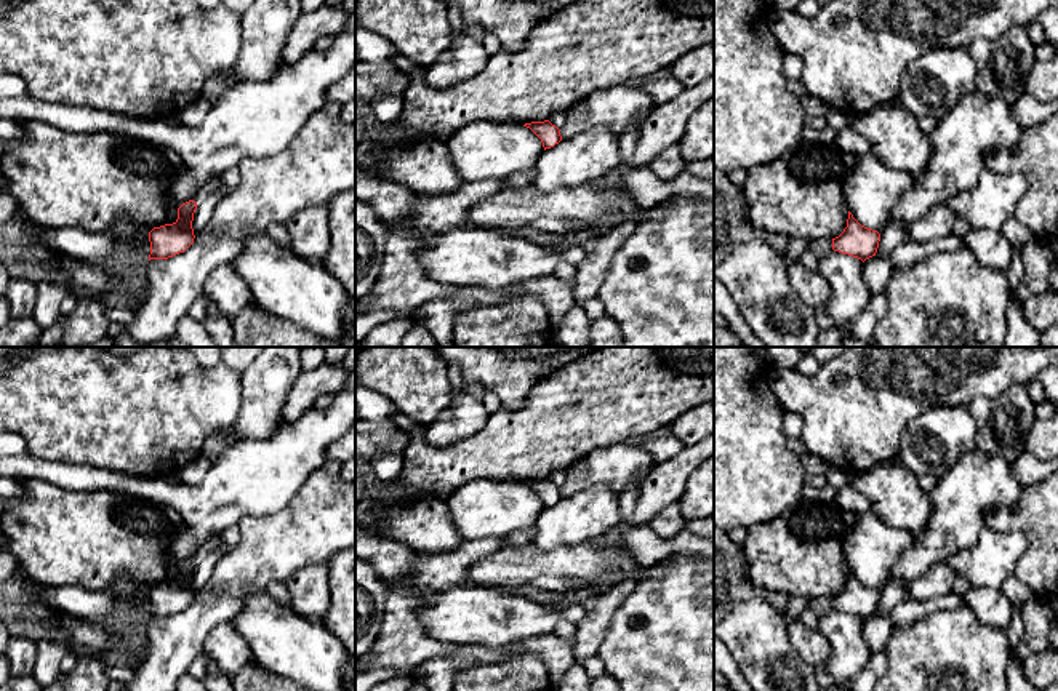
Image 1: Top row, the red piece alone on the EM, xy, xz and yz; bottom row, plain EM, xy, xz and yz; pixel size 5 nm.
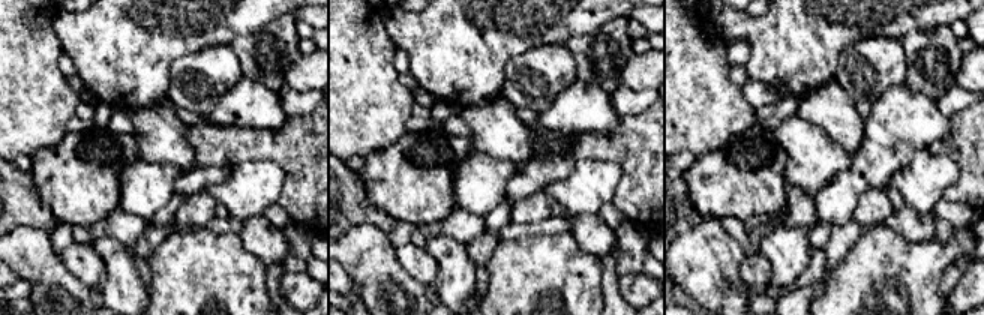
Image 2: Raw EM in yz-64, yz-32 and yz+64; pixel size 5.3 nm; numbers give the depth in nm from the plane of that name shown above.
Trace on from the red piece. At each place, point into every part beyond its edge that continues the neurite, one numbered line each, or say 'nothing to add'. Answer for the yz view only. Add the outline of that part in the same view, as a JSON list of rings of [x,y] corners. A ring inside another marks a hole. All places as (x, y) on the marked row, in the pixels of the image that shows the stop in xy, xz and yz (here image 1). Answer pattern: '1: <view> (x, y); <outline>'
nothing to add

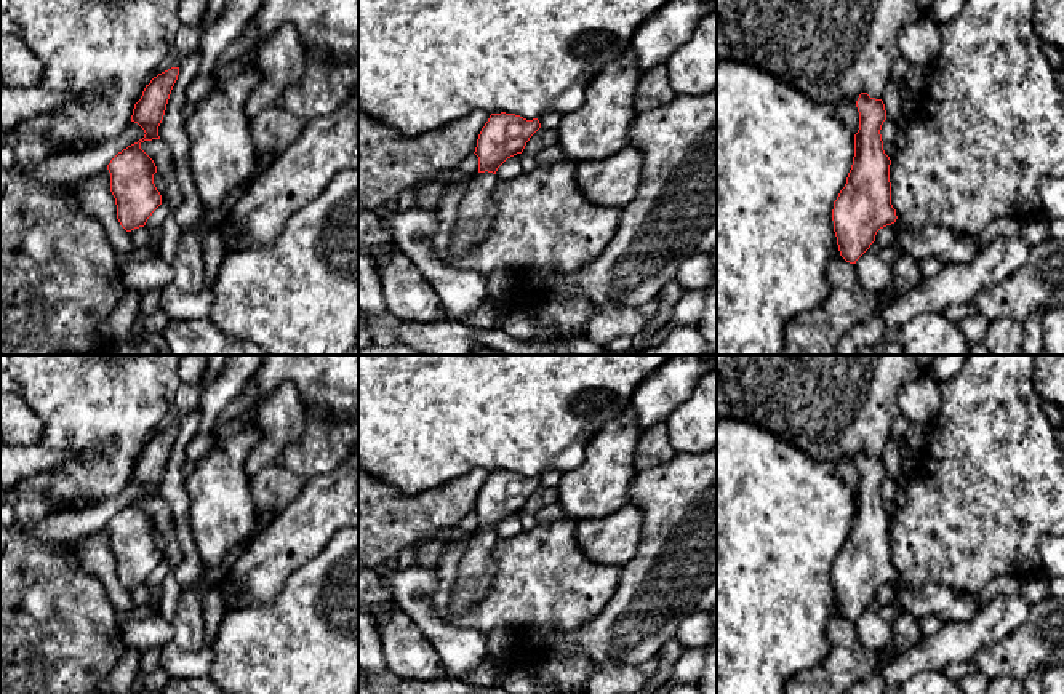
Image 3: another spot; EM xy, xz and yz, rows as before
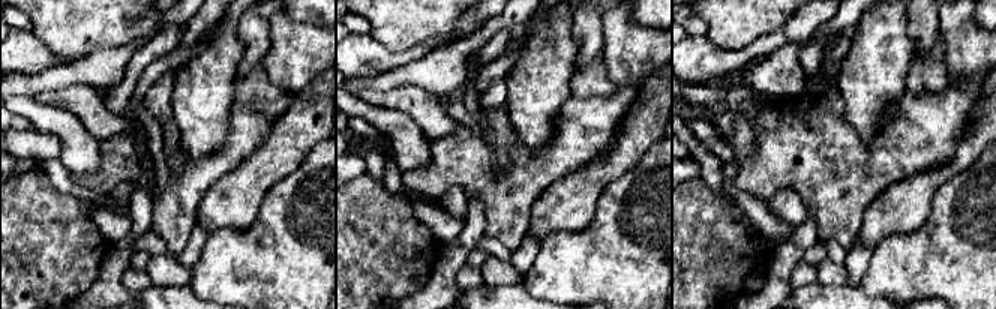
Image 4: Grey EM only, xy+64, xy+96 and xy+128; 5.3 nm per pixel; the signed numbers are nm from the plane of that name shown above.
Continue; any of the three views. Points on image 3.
1: xz (477, 211); [[[477,173],[467,182],[459,205],[459,219],[454,227],[451,251],[459,254],[482,243],[496,219],[493,190],[499,179],[493,173]]]

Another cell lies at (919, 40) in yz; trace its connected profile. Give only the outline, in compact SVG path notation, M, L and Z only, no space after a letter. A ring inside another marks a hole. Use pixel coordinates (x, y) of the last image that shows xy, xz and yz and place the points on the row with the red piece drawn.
M926 14L902 27L898 46L909 64L930 66L934 61L941 46L938 24L931 14Z

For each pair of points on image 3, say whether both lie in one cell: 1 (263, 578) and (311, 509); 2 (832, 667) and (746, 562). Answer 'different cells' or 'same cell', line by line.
1: same cell
2: different cells

